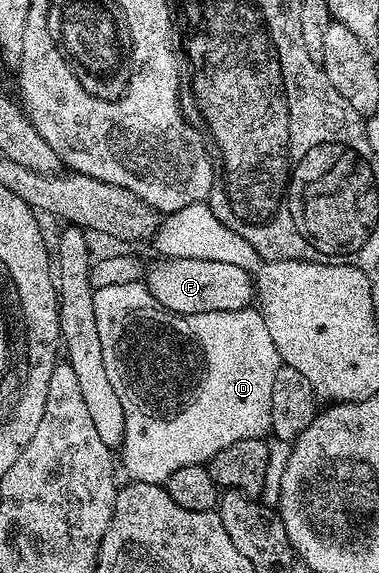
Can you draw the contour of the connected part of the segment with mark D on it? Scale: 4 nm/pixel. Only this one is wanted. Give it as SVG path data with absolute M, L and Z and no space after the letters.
M142 283L95 289L94 306L96 327L100 331L100 351L104 351L104 368L108 371L108 380L112 382L112 388L120 398L120 407L124 407L124 439L120 446L120 465L121 468L122 465L126 468L127 478L130 481L162 485L176 471L180 471L180 467L206 465L221 449L232 447L232 443L240 443L240 439L265 438L266 432L271 429L277 440L292 443L306 430L308 423L312 423L316 412L312 383L308 383L308 379L304 379L304 375L300 375L296 367L280 364L276 343L272 343L272 335L268 335L268 323L264 323L262 314L257 308L247 307L236 311L207 313L173 313L164 308Z

